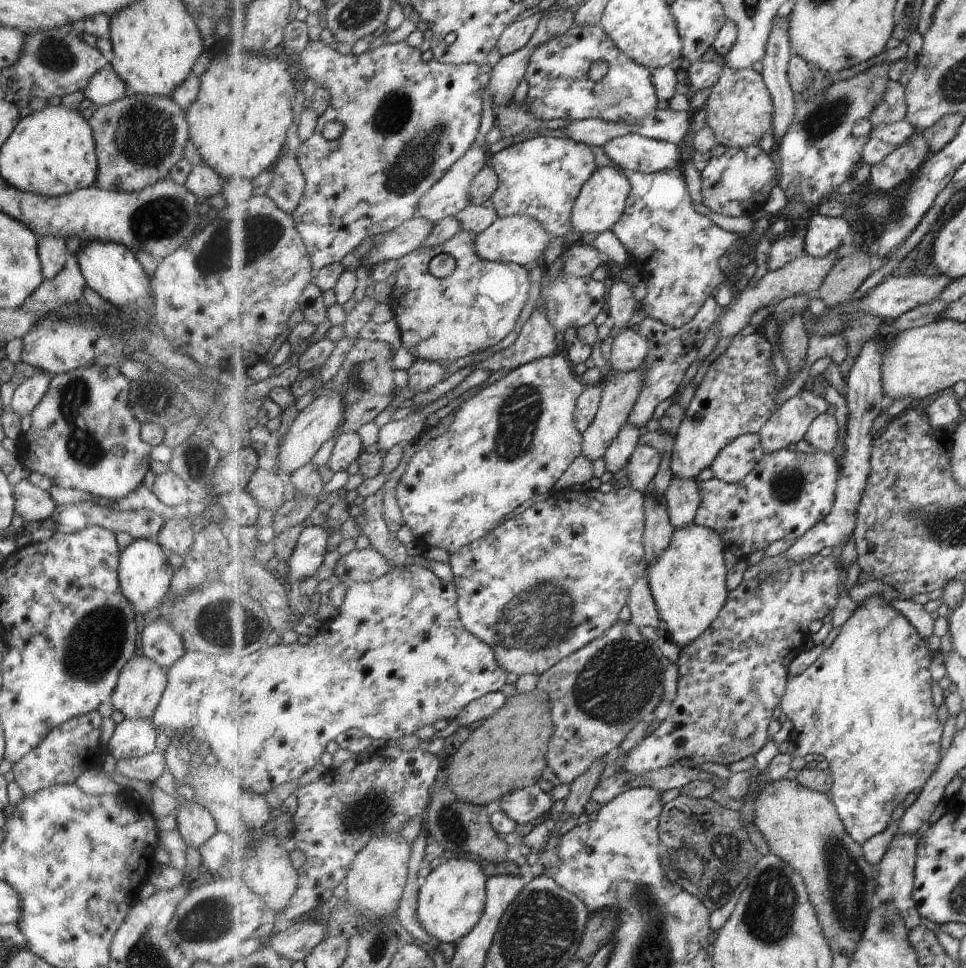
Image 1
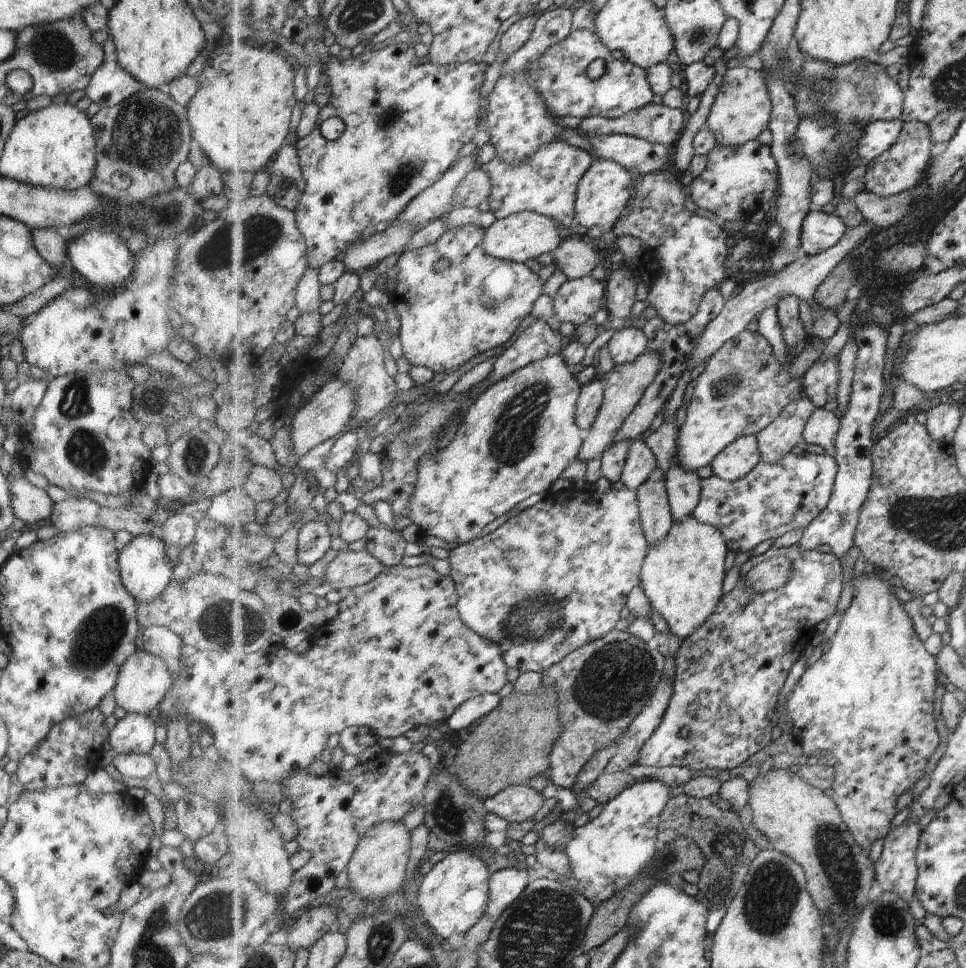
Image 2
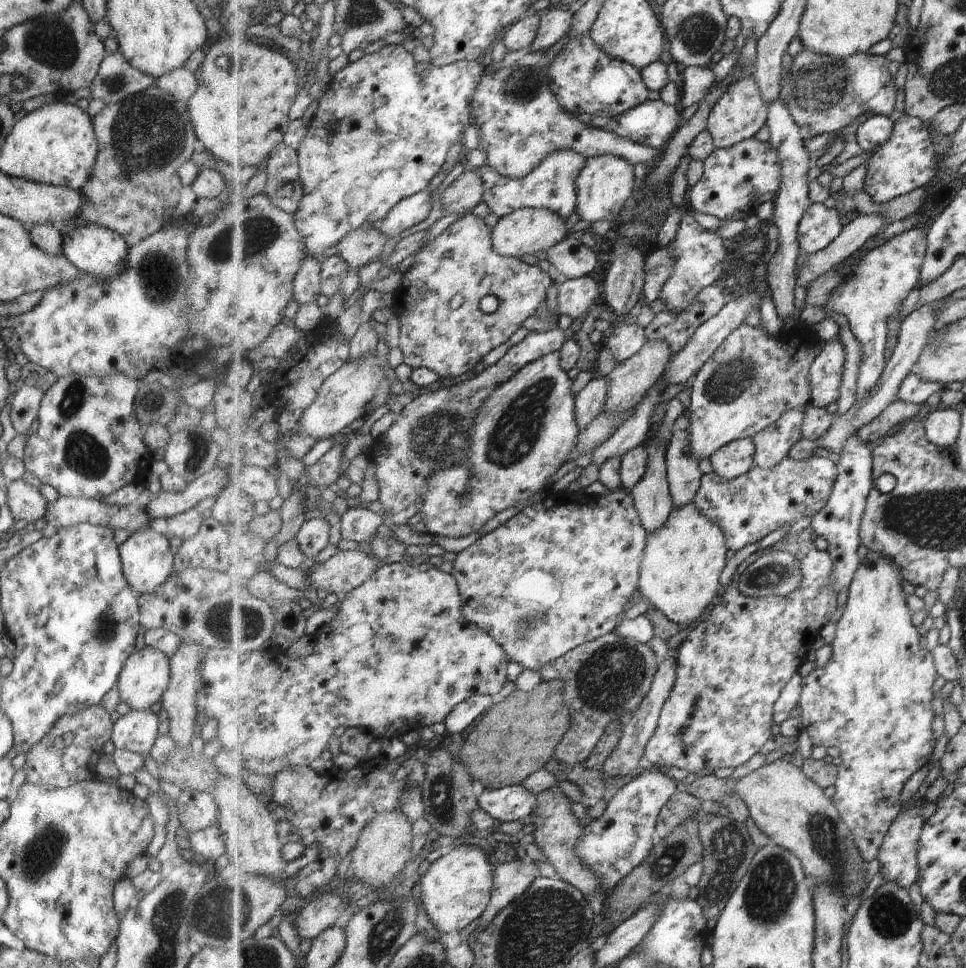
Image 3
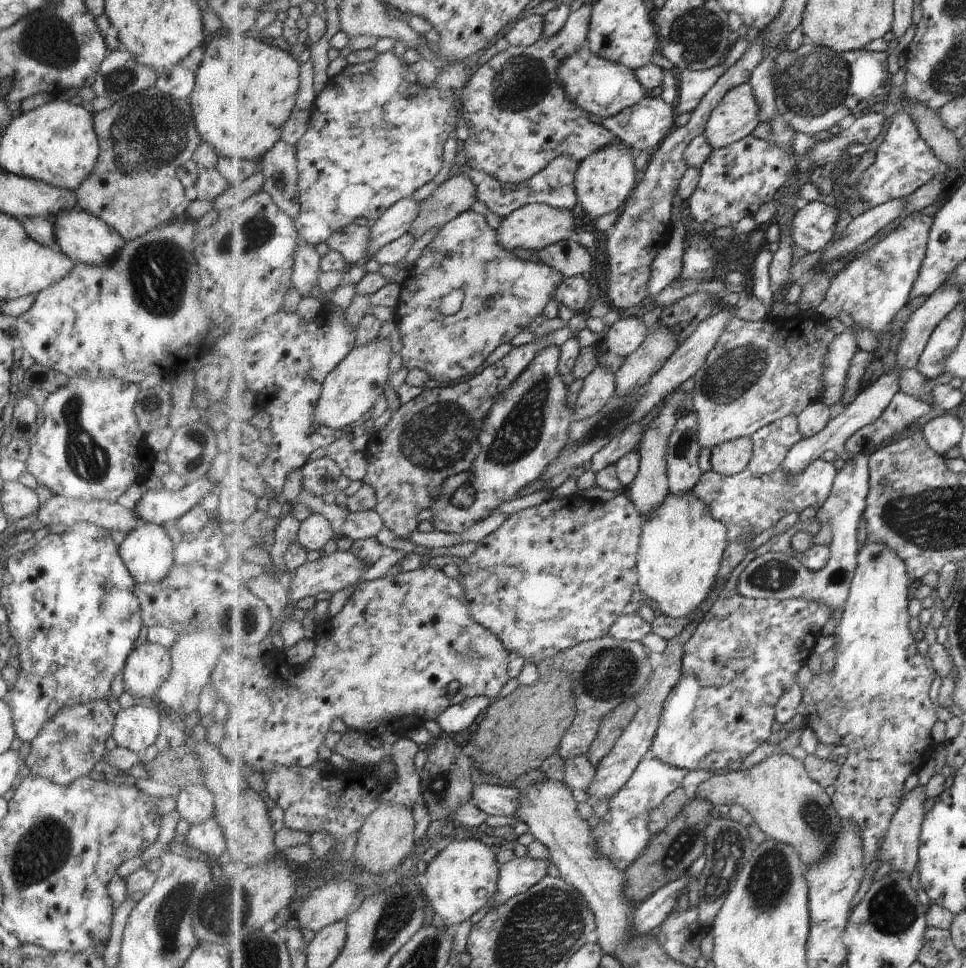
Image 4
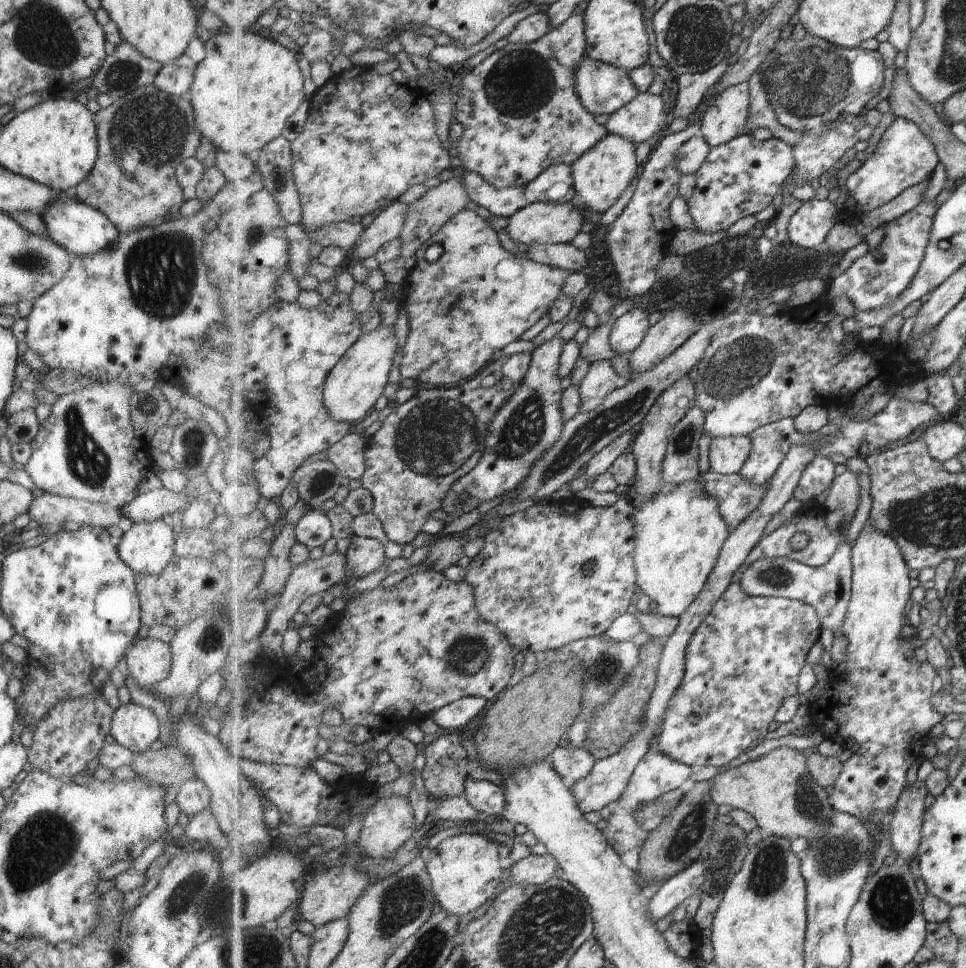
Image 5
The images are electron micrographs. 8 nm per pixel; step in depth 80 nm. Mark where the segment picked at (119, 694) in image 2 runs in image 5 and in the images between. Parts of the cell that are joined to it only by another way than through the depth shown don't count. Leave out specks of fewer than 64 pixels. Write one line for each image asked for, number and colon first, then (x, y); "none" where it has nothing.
3: (144, 676)
4: (146, 667)
5: (148, 661)

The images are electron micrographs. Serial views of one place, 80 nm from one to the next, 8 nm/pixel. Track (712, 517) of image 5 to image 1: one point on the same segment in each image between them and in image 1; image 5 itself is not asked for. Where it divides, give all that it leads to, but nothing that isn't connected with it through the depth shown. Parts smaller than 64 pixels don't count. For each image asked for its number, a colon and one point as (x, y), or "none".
1: (688, 581)
2: (683, 576)
3: (682, 563)
4: (682, 547)

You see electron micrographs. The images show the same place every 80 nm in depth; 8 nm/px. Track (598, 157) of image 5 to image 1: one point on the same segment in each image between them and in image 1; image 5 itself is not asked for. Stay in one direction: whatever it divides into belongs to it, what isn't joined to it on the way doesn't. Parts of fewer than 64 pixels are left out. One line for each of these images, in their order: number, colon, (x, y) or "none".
1: (602, 202)
2: (603, 193)
3: (606, 183)
4: (605, 181)

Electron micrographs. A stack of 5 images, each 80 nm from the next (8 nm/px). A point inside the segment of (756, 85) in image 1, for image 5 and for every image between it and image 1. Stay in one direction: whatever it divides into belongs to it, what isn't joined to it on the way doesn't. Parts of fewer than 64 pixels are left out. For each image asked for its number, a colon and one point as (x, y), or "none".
2: (742, 111)
3: (742, 111)
4: (737, 116)
5: (729, 117)

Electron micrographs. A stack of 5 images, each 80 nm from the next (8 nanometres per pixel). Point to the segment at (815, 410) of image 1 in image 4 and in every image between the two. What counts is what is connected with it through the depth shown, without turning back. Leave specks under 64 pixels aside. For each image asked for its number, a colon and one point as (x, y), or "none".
2: (785, 434)
3: (774, 444)
4: (772, 444)

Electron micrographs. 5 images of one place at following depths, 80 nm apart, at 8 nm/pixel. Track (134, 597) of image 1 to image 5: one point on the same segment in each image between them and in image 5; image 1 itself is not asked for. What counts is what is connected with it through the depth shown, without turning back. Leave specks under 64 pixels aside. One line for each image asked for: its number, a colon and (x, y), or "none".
2: (144, 569)
3: (146, 562)
4: (146, 552)
5: (146, 548)

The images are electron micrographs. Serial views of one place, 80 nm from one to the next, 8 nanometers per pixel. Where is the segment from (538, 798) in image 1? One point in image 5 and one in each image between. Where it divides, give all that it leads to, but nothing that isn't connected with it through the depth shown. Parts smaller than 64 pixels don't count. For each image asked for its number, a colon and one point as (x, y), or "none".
2: (519, 803)
3: (512, 803)
4: (494, 800)
5: (487, 798)

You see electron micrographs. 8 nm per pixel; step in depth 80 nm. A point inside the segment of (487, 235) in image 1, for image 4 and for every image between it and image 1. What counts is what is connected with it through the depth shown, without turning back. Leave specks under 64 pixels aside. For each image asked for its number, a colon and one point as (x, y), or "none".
2: (524, 236)
3: (529, 230)
4: (534, 227)

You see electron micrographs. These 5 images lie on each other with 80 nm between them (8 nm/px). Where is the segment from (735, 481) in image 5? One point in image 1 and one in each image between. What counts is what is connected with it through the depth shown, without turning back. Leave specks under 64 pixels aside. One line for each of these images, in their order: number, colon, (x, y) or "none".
1: (789, 492)
2: (773, 499)
3: (748, 508)
4: (746, 504)

